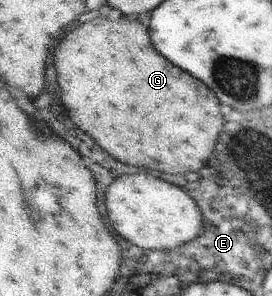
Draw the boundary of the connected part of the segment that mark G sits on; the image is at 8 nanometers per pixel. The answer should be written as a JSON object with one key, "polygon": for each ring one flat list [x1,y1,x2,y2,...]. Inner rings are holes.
{"polygon":[[97,17,79,26,57,46,55,66,61,102,67,108,71,122,101,144,101,148,115,160,175,174,189,174,207,164,225,122,219,99,205,82,161,58,151,46,149,27,138,18,110,21,106,17]]}

